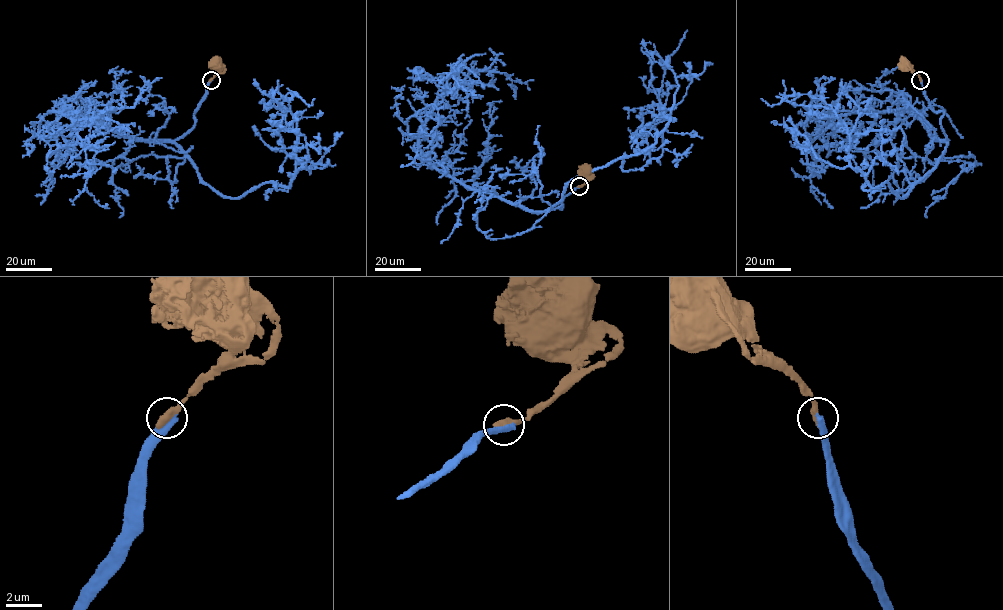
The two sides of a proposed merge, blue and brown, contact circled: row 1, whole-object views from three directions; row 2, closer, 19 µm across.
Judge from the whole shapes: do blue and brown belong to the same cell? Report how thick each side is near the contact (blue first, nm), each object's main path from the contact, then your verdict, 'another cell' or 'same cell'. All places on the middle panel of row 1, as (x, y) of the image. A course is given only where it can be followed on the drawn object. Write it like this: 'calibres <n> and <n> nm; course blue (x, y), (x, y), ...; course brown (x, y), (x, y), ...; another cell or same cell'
calibres 460 and 440 nm; course blue (579, 187), (561, 208), (540, 212), (586, 172), (655, 142), (669, 121), (659, 98), (664, 66), (687, 29); course brown (579, 186), (588, 178), (585, 168); another cell

